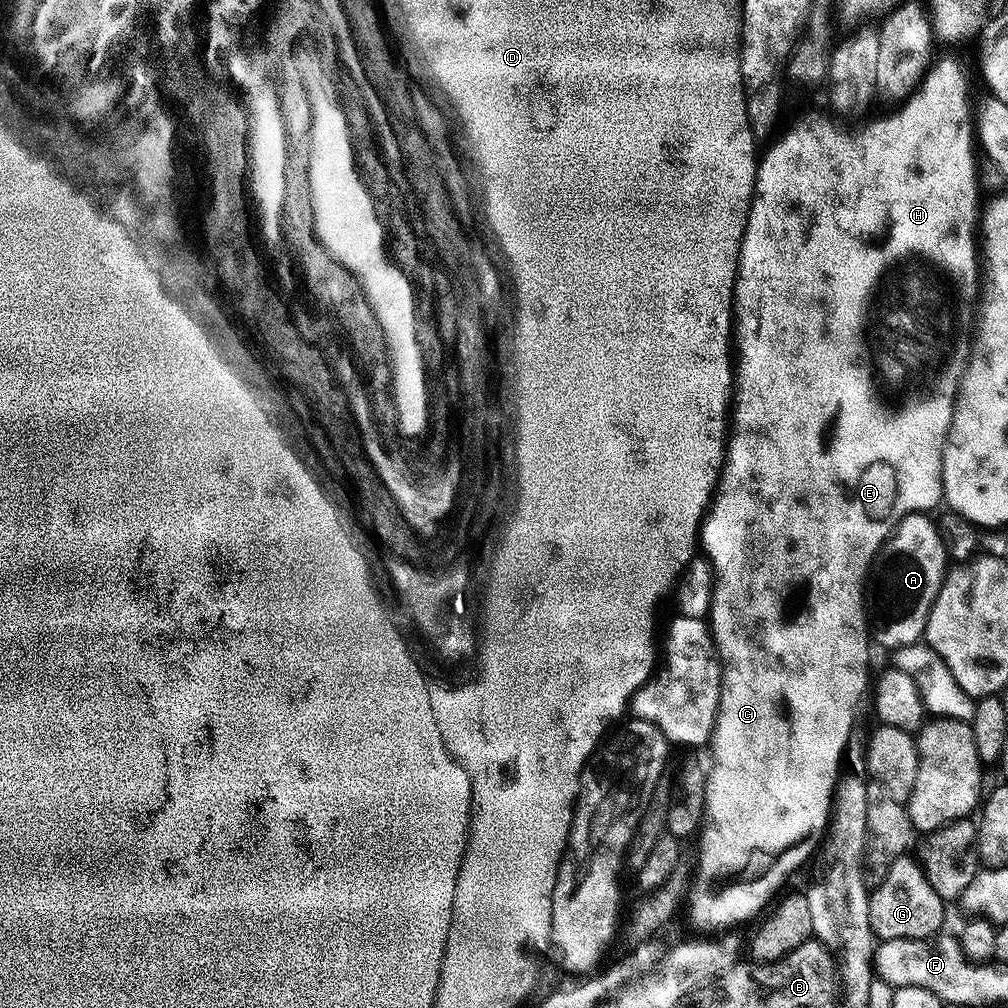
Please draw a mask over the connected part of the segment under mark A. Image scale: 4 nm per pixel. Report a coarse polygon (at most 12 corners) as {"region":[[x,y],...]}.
{"region":[[912,512],[876,551],[870,636],[923,637],[950,557],[936,520]]}

